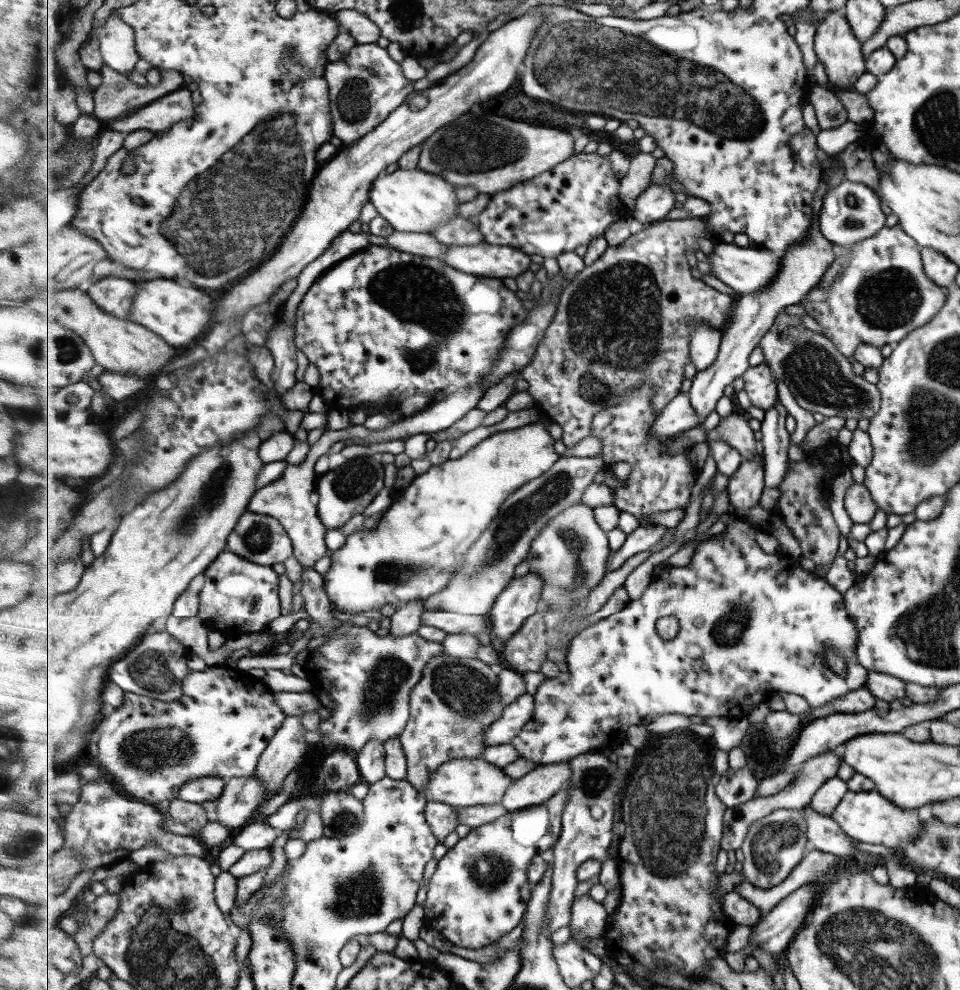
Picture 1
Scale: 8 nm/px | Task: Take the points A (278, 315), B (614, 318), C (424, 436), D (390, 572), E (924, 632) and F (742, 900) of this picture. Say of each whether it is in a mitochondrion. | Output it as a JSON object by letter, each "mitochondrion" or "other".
{"A":"other","B":"mitochondrion","C":"other","D":"mitochondrion","E":"mitochondrion","F":"other"}

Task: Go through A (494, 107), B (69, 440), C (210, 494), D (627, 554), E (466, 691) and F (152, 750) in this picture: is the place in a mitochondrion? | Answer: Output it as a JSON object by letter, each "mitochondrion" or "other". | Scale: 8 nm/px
{"A":"other","B":"other","C":"mitochondrion","D":"other","E":"mitochondrion","F":"mitochondrion"}

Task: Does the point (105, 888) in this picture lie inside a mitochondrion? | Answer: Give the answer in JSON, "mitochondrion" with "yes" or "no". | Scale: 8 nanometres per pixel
{"mitochondrion":"no"}

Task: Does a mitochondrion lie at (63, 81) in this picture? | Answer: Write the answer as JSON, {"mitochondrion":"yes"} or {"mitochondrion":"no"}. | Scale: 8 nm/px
{"mitochondrion":"no"}

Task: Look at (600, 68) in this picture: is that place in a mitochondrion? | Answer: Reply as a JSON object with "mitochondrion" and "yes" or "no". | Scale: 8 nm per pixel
{"mitochondrion":"yes"}

